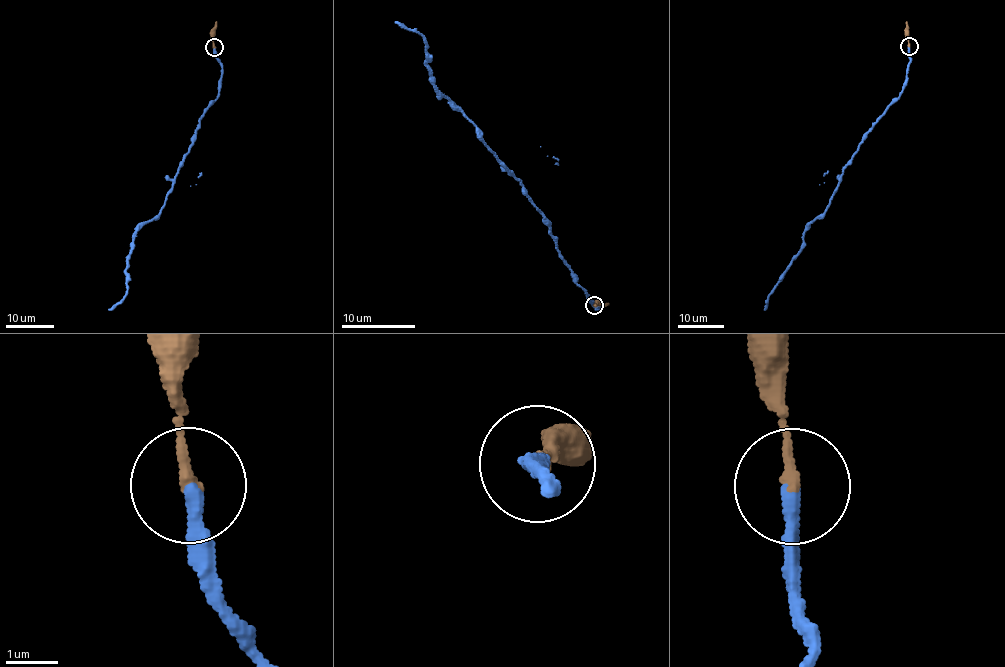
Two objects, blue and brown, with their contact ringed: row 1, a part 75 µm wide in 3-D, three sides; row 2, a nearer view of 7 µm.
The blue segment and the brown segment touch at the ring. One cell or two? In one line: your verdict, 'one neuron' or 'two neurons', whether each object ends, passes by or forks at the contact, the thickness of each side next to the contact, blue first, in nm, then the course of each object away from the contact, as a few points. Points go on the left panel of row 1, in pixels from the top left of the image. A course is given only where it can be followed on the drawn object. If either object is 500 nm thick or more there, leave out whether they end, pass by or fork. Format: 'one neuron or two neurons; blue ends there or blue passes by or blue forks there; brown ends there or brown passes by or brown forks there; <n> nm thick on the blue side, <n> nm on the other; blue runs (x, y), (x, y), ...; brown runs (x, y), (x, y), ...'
one neuron; blue ends there; brown ends there; 280 nm thick on the blue side, 240 nm on the other; blue runs (213, 47), (222, 67), (219, 96), (199, 119), (193, 144), (160, 213), (135, 232), (125, 296), (108, 309); brown runs (213, 47), (216, 22)

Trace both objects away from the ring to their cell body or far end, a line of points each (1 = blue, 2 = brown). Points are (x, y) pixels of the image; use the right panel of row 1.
1: (909, 46), (906, 84), (866, 134), (843, 170), (830, 204), (804, 233), (803, 247), (769, 296), (765, 309)
2: (909, 46), (906, 22)

